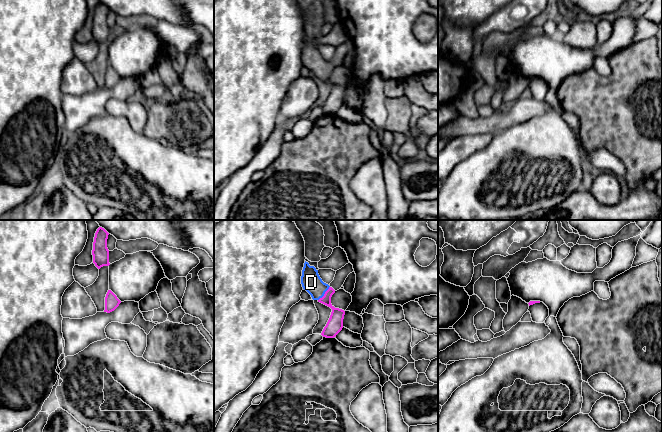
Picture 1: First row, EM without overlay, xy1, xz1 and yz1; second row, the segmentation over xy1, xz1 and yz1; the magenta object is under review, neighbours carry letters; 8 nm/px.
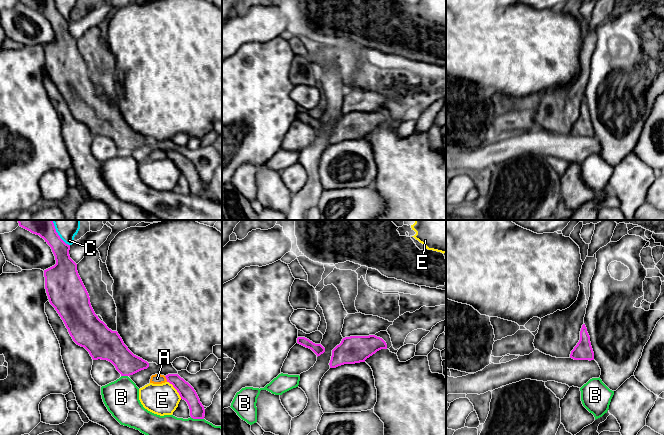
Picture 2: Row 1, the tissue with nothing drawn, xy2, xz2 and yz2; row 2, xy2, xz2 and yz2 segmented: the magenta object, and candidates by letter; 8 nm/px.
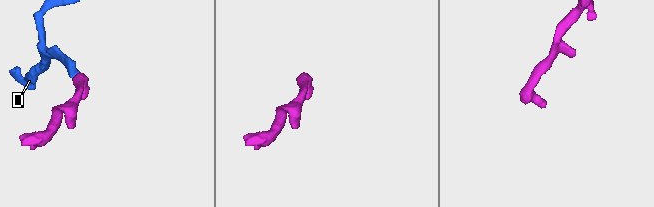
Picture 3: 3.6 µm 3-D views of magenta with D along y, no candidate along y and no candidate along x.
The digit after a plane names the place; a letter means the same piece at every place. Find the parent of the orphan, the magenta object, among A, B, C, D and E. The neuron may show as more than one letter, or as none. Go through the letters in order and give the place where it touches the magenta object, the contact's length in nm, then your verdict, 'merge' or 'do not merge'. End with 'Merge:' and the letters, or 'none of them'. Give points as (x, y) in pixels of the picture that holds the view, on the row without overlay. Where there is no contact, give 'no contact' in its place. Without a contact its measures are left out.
A: xy2 (166, 154) | 50 nm | do not merge
B: xy2 (197, 194) | 110 nm | do not merge
C: xy2 (58, 11) | 220 nm | do not merge
D: xz1 (325, 69) | 150 nm | merge
E: xy2 (175, 164) | 180 nm | do not merge
Merge: D

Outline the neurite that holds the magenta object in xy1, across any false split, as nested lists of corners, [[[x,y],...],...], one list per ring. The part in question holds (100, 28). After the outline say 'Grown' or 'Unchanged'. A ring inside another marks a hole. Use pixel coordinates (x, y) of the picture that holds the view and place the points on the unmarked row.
[[[99,3],[95,9],[93,18],[93,39],[100,45],[103,42],[109,42],[109,26],[107,24],[107,15],[109,9],[102,3]]]. Unchanged

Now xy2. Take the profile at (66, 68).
[[[19,0],[39,11],[51,23],[56,40],[44,46],[45,65],[73,117],[84,123],[93,136],[111,138],[121,152],[147,145],[149,139],[134,131],[117,107],[112,107],[95,90],[89,70],[70,34],[70,21],[56,8],[54,0]]]. Unchanged

